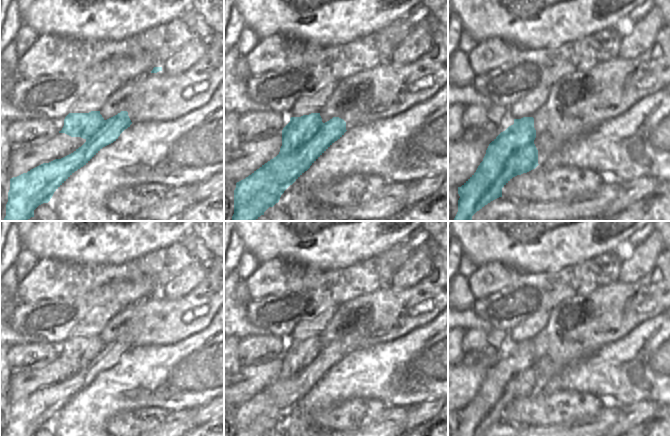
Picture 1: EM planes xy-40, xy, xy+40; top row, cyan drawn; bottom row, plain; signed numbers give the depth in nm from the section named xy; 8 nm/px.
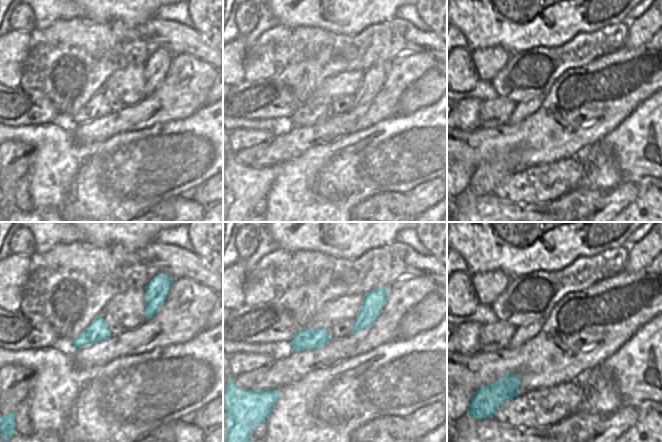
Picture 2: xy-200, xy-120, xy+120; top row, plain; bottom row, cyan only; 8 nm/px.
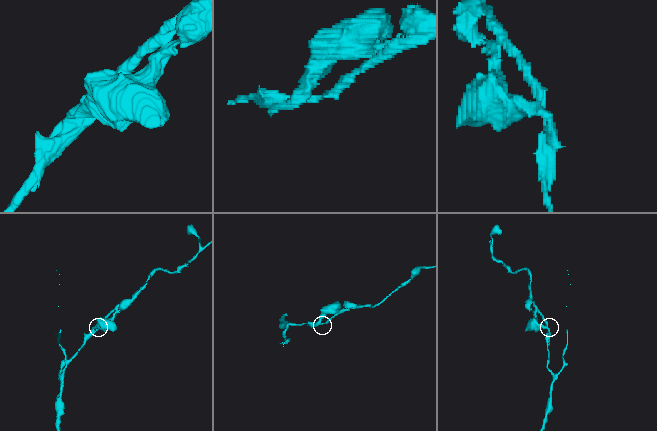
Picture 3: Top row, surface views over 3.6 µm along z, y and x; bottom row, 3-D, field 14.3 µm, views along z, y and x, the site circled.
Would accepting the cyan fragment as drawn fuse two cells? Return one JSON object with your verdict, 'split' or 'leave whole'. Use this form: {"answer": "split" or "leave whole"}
{"answer": "split"}

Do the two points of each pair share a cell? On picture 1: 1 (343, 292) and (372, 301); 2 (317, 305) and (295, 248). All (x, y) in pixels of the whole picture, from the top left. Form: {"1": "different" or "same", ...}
{"1": "different", "2": "different"}

